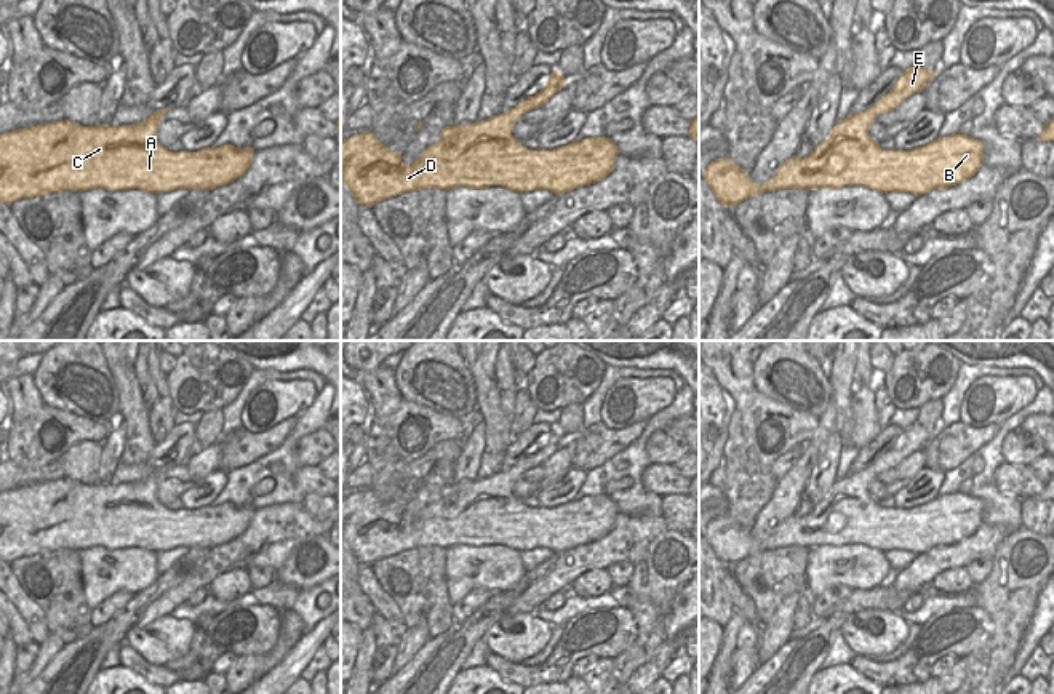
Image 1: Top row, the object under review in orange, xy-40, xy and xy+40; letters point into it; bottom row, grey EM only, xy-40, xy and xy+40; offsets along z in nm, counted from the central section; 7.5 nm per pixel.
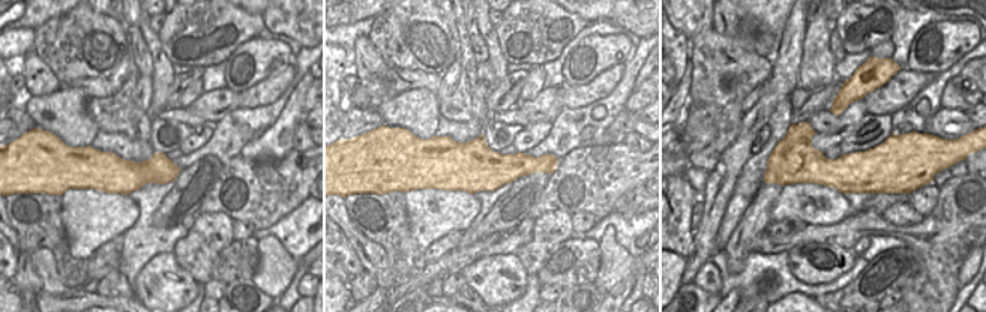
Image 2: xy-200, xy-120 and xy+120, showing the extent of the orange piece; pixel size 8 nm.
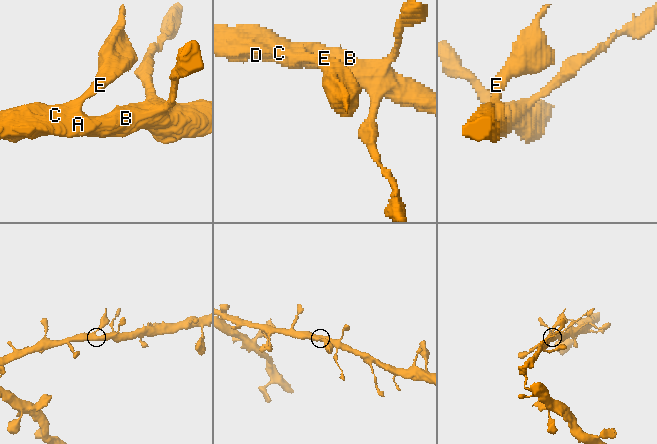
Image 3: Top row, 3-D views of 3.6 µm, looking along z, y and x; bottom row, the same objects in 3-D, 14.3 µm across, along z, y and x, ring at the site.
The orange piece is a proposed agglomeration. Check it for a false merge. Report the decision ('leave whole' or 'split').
leave whole

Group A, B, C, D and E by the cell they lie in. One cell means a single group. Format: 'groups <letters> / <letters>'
groups A B C D E

